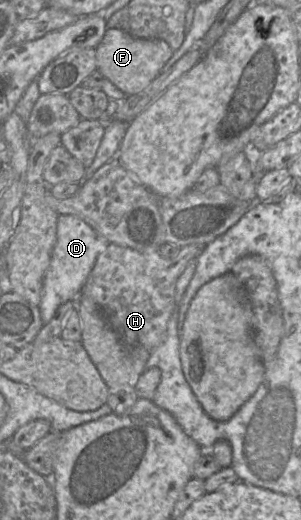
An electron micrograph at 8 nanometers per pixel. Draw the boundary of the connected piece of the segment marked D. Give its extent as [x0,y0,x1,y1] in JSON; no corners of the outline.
[39,215,109,324]

